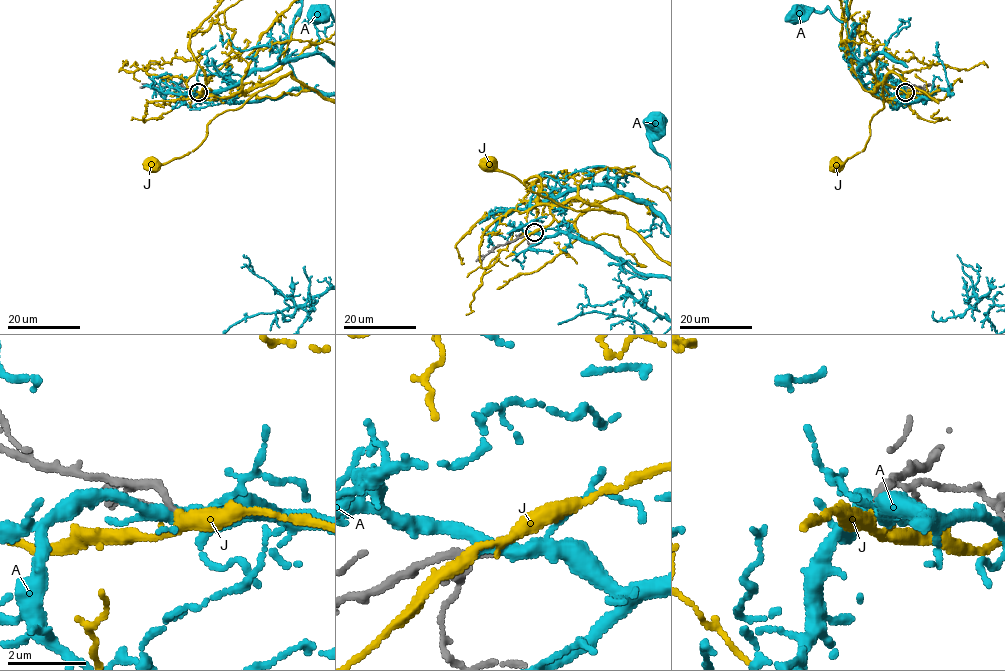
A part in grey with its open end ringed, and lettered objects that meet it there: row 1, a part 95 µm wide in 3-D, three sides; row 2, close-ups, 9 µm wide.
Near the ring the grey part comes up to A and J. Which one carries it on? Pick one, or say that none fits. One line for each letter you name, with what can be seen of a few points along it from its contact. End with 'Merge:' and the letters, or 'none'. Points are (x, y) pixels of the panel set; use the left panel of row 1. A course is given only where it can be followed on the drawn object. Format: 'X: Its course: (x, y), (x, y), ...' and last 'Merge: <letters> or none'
J: Its course: (198, 92), (212, 94), (214, 98), (229, 97), (273, 84), (239, 107), (217, 115), (195, 149), (154, 165)
Merge: J

